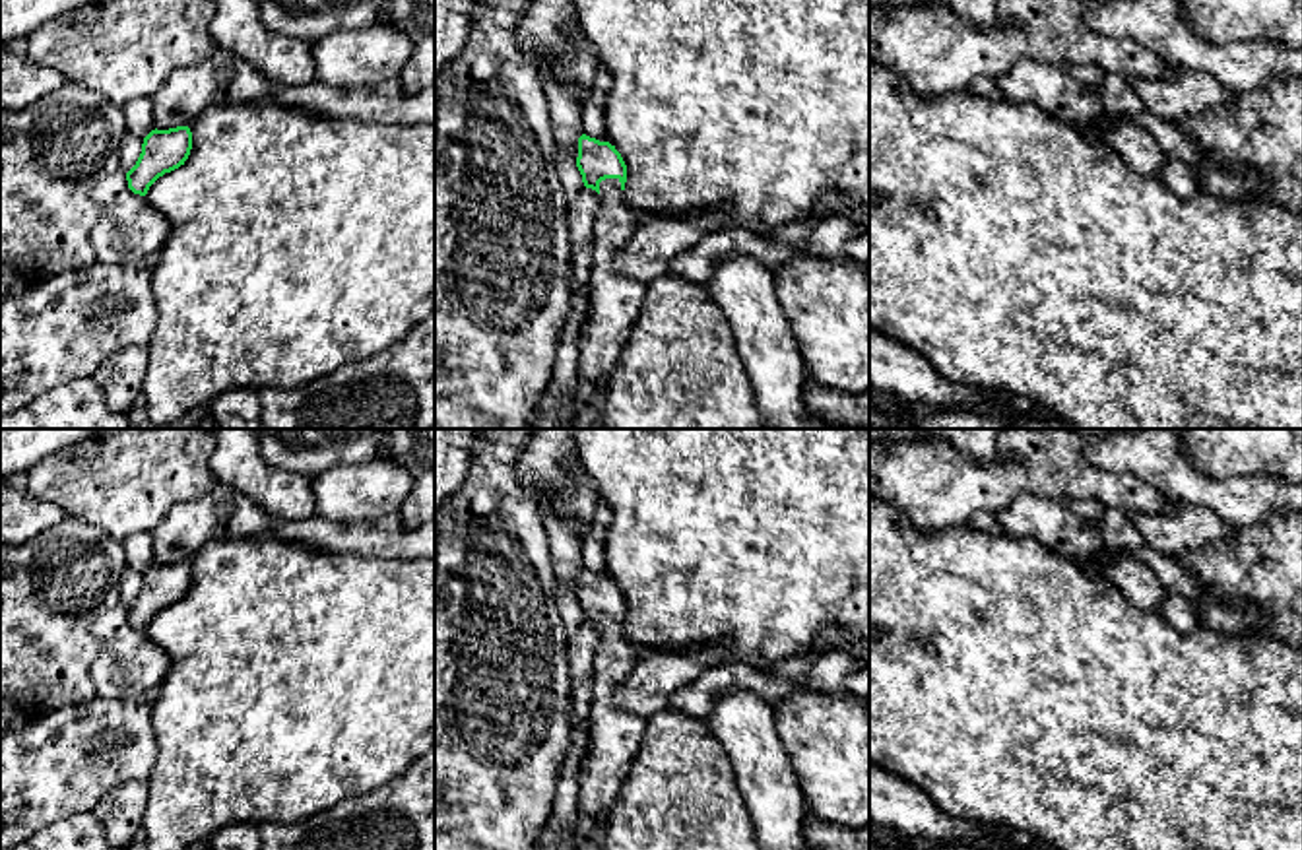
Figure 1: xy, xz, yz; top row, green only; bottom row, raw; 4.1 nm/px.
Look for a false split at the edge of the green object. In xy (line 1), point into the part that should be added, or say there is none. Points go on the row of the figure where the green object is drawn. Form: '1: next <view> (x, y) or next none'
1: next none

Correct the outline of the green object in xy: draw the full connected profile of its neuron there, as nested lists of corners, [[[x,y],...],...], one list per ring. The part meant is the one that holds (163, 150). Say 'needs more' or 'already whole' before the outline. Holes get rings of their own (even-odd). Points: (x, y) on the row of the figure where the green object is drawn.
already whole; [[[188,126],[151,130],[144,138],[136,165],[126,173],[128,188],[134,194],[146,196],[159,177],[184,165],[190,149],[192,132]]]

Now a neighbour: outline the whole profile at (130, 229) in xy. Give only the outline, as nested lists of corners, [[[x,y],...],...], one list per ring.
[[[116,171],[91,190],[101,217],[91,231],[95,262],[153,264],[165,245],[171,223],[146,196],[128,188],[126,173]]]

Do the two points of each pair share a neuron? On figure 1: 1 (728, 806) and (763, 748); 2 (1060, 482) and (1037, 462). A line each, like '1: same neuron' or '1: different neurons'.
1: different neurons
2: same neuron

